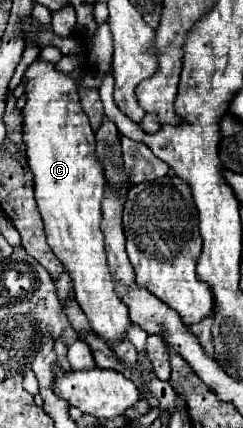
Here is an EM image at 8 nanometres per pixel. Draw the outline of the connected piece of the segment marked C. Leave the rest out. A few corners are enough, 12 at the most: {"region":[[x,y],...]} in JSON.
{"region":[[25,70],[23,140],[47,244],[95,334],[131,324],[77,82]]}

